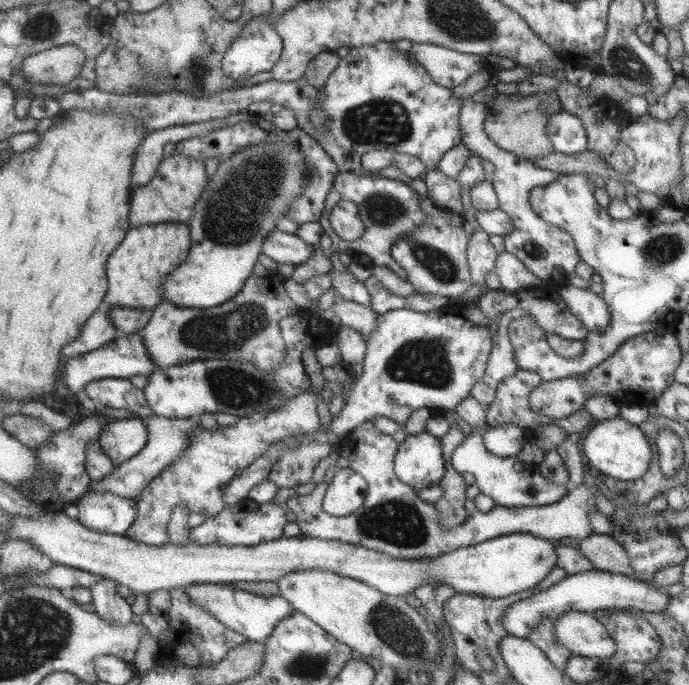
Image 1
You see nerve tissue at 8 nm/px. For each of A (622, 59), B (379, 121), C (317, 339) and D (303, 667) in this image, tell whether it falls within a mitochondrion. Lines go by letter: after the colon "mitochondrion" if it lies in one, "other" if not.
A: mitochondrion
B: mitochondrion
C: other
D: mitochondrion

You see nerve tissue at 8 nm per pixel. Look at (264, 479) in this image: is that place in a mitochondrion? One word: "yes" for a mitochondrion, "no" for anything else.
no

